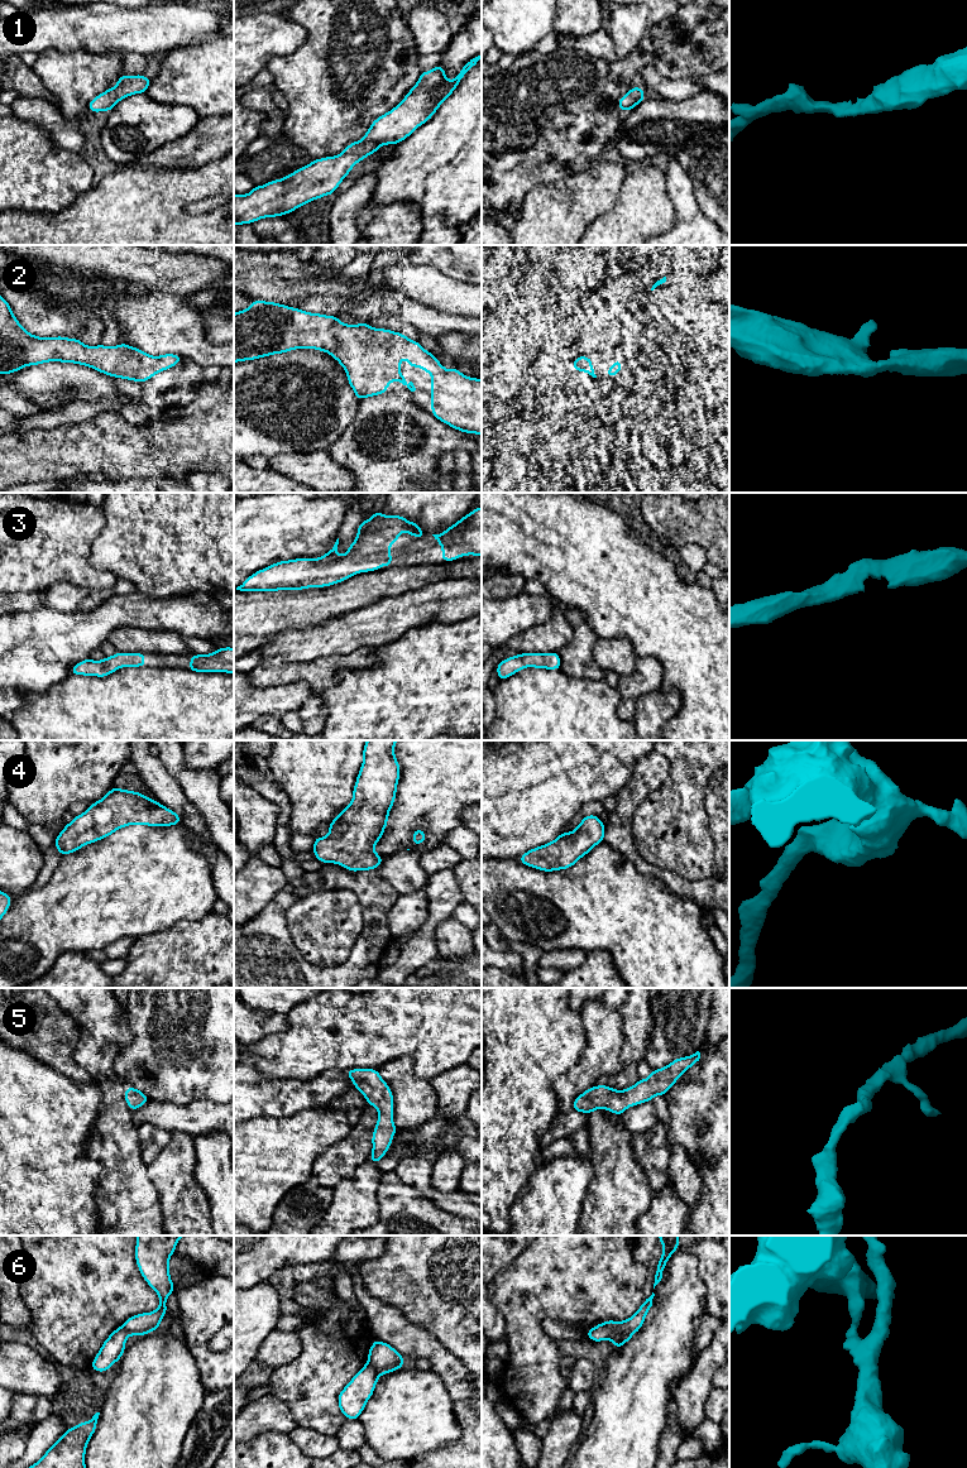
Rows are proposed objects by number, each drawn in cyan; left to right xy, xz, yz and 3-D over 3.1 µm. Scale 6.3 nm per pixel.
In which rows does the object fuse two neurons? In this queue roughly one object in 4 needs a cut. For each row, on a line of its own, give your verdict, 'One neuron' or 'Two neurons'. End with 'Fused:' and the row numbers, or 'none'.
1: One neuron
2: One neuron
3: One neuron
4: One neuron
5: One neuron
6: Two neurons
Fused: 6

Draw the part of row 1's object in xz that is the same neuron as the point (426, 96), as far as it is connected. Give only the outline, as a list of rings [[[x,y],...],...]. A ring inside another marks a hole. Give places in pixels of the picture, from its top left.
[[[482,54],[468,61],[453,81],[446,80],[446,72],[440,64],[430,71],[421,72],[418,81],[403,100],[391,111],[377,117],[363,139],[350,143],[339,155],[315,159],[308,165],[298,168],[282,179],[273,179],[263,186],[255,186],[248,195],[234,193],[234,225],[253,224],[265,217],[284,216],[313,200],[332,195],[356,163],[374,154],[382,145],[399,144],[417,128],[429,121],[480,58]]]

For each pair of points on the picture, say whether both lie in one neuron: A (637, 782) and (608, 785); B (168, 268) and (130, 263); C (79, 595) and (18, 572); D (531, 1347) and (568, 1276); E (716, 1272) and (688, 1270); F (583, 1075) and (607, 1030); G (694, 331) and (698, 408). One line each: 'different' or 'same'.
A: different
B: same
C: different
D: same
E: different
F: same
G: same

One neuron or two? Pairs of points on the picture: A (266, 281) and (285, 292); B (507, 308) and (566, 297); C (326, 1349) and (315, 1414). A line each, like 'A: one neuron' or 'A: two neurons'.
A: one neuron
B: one neuron
C: one neuron

